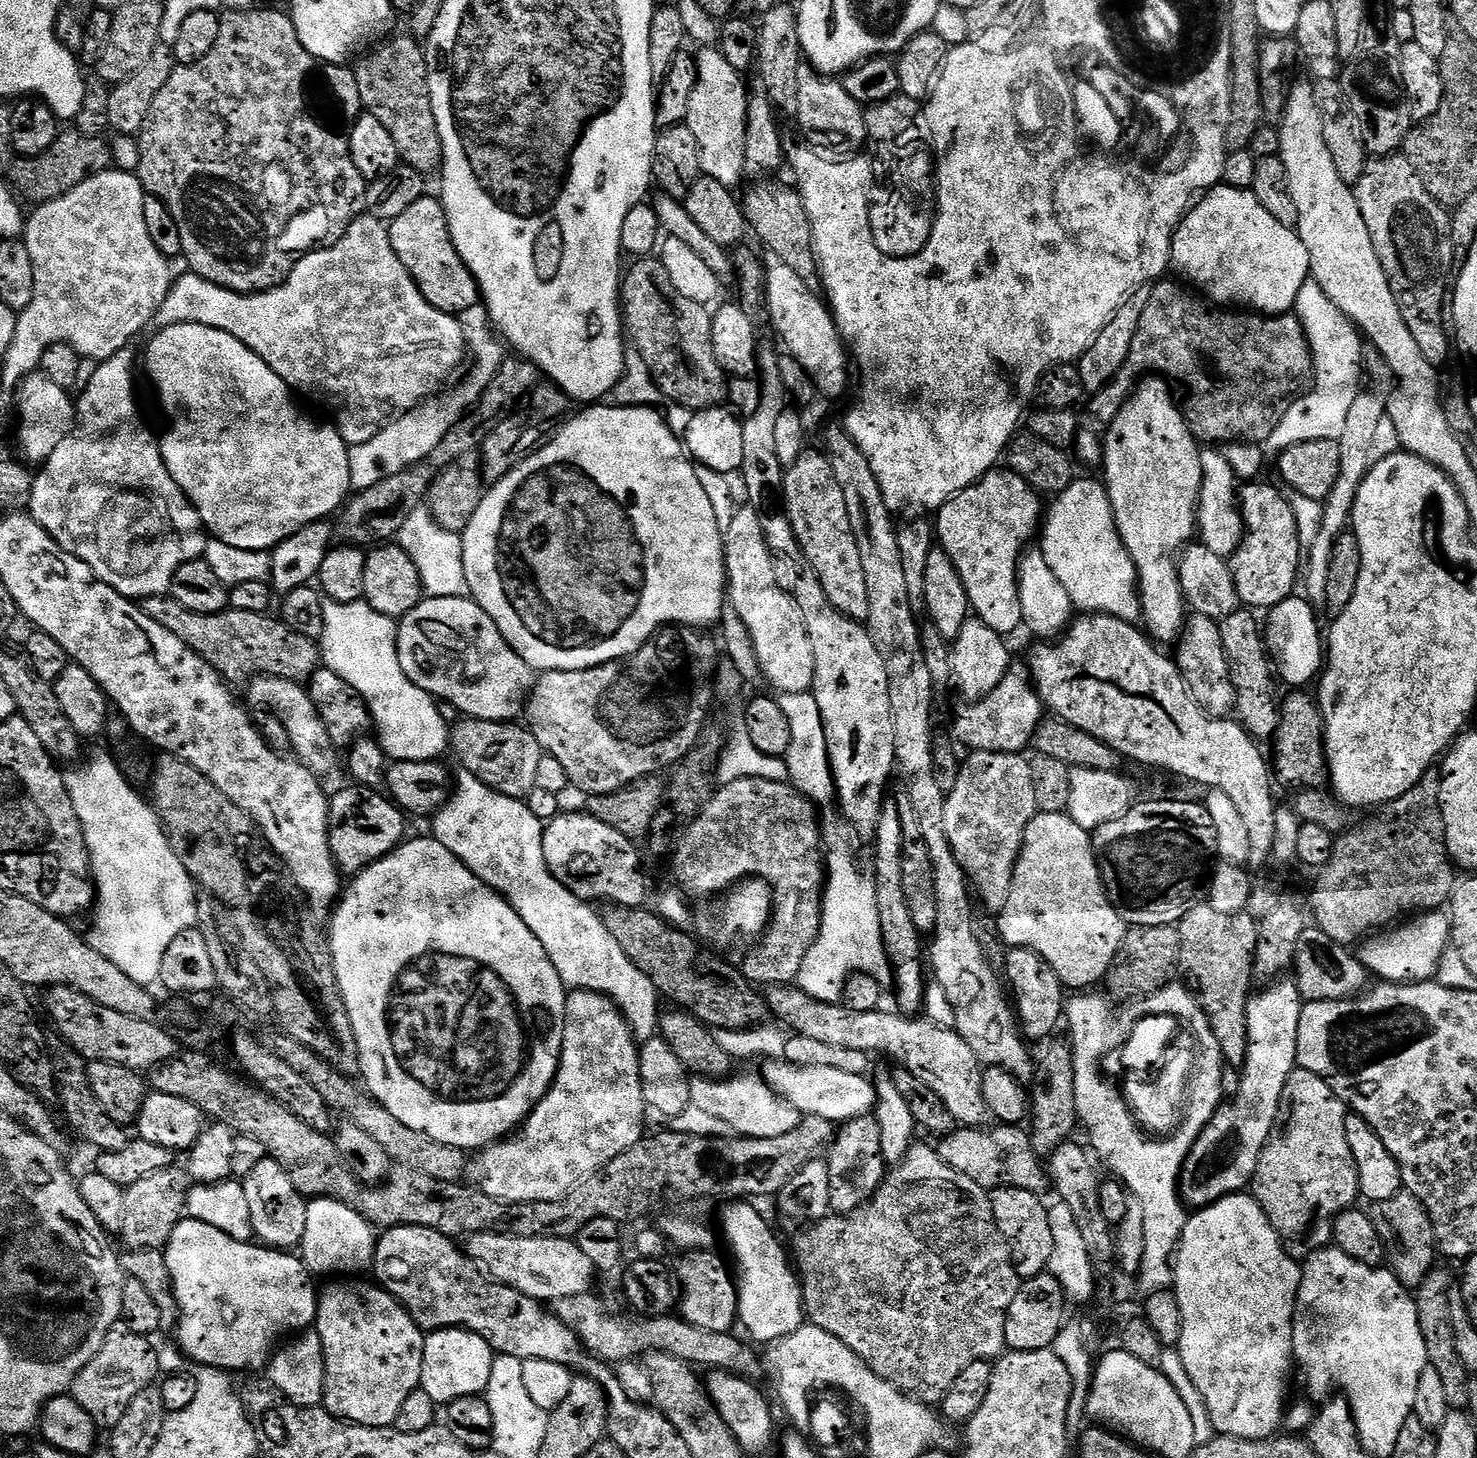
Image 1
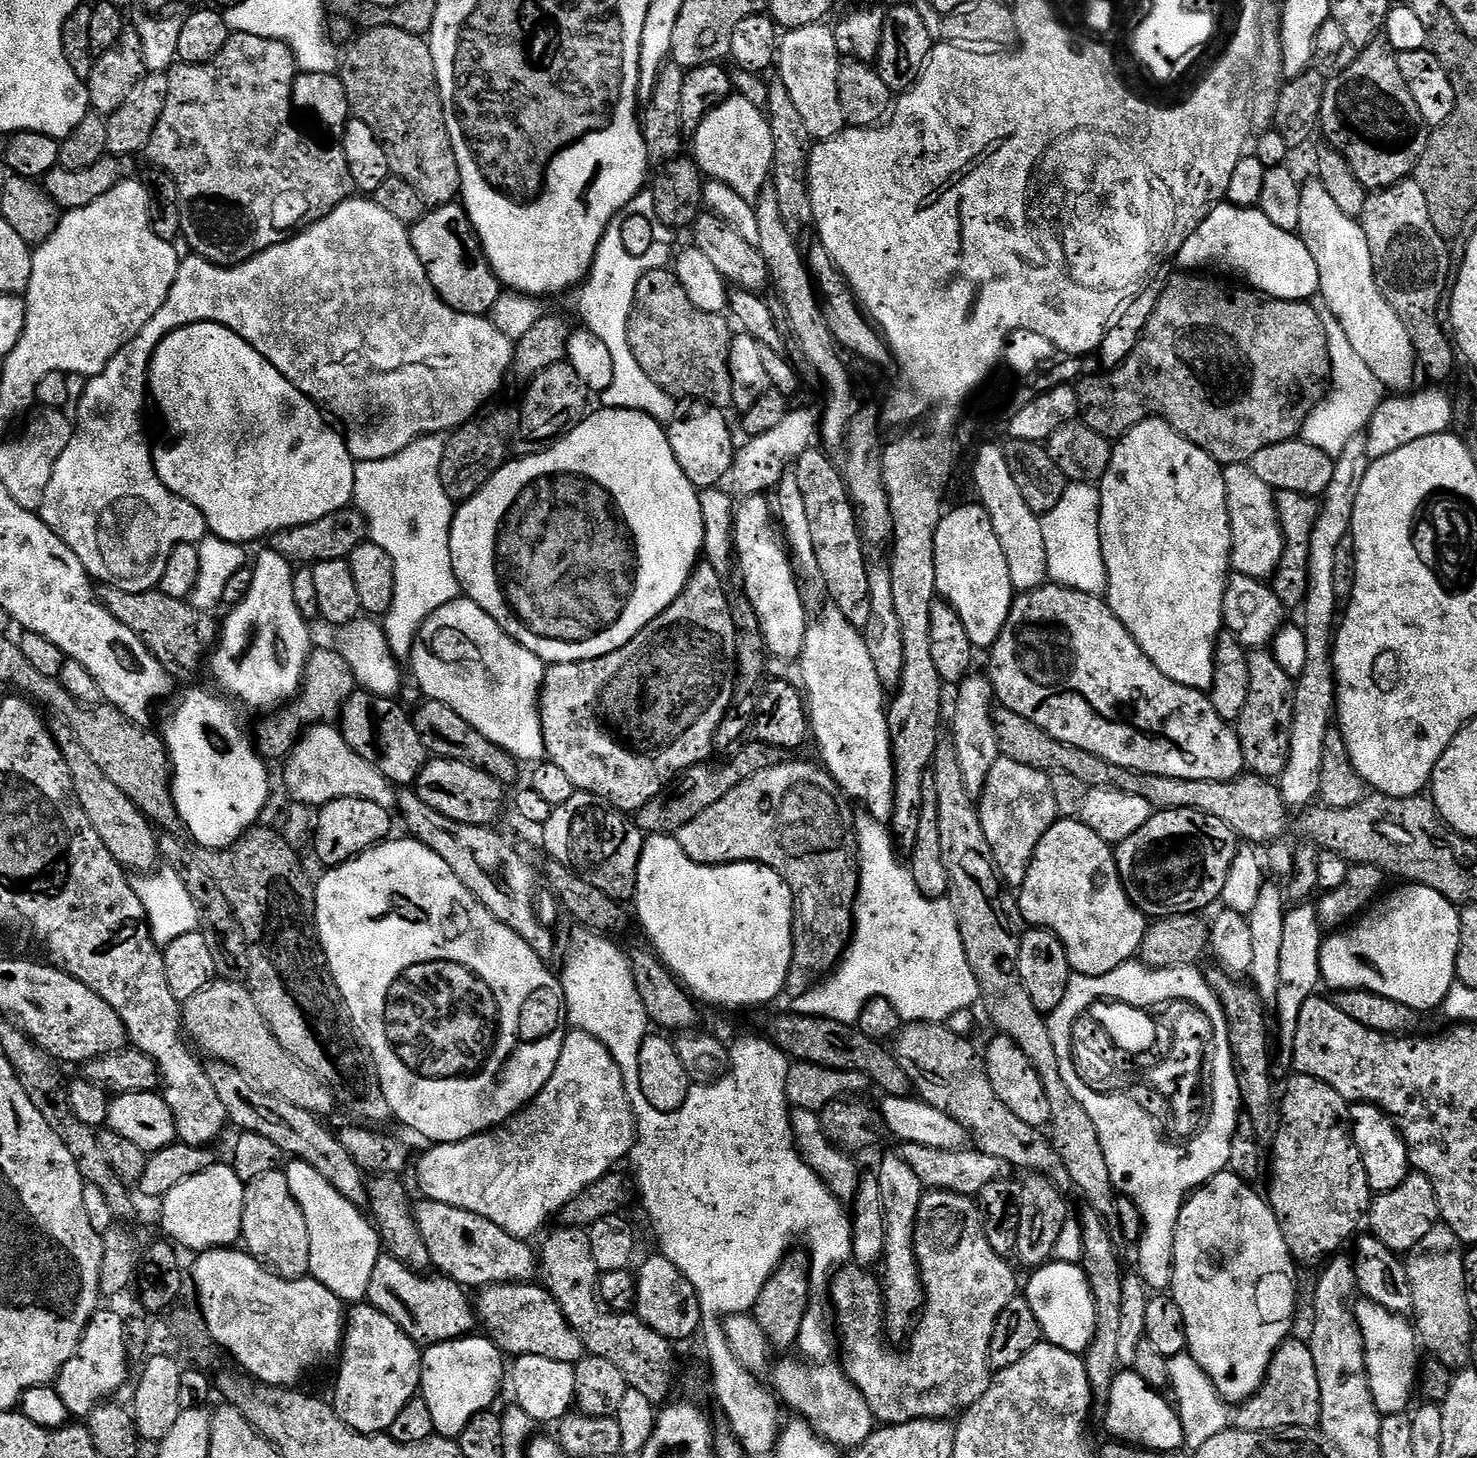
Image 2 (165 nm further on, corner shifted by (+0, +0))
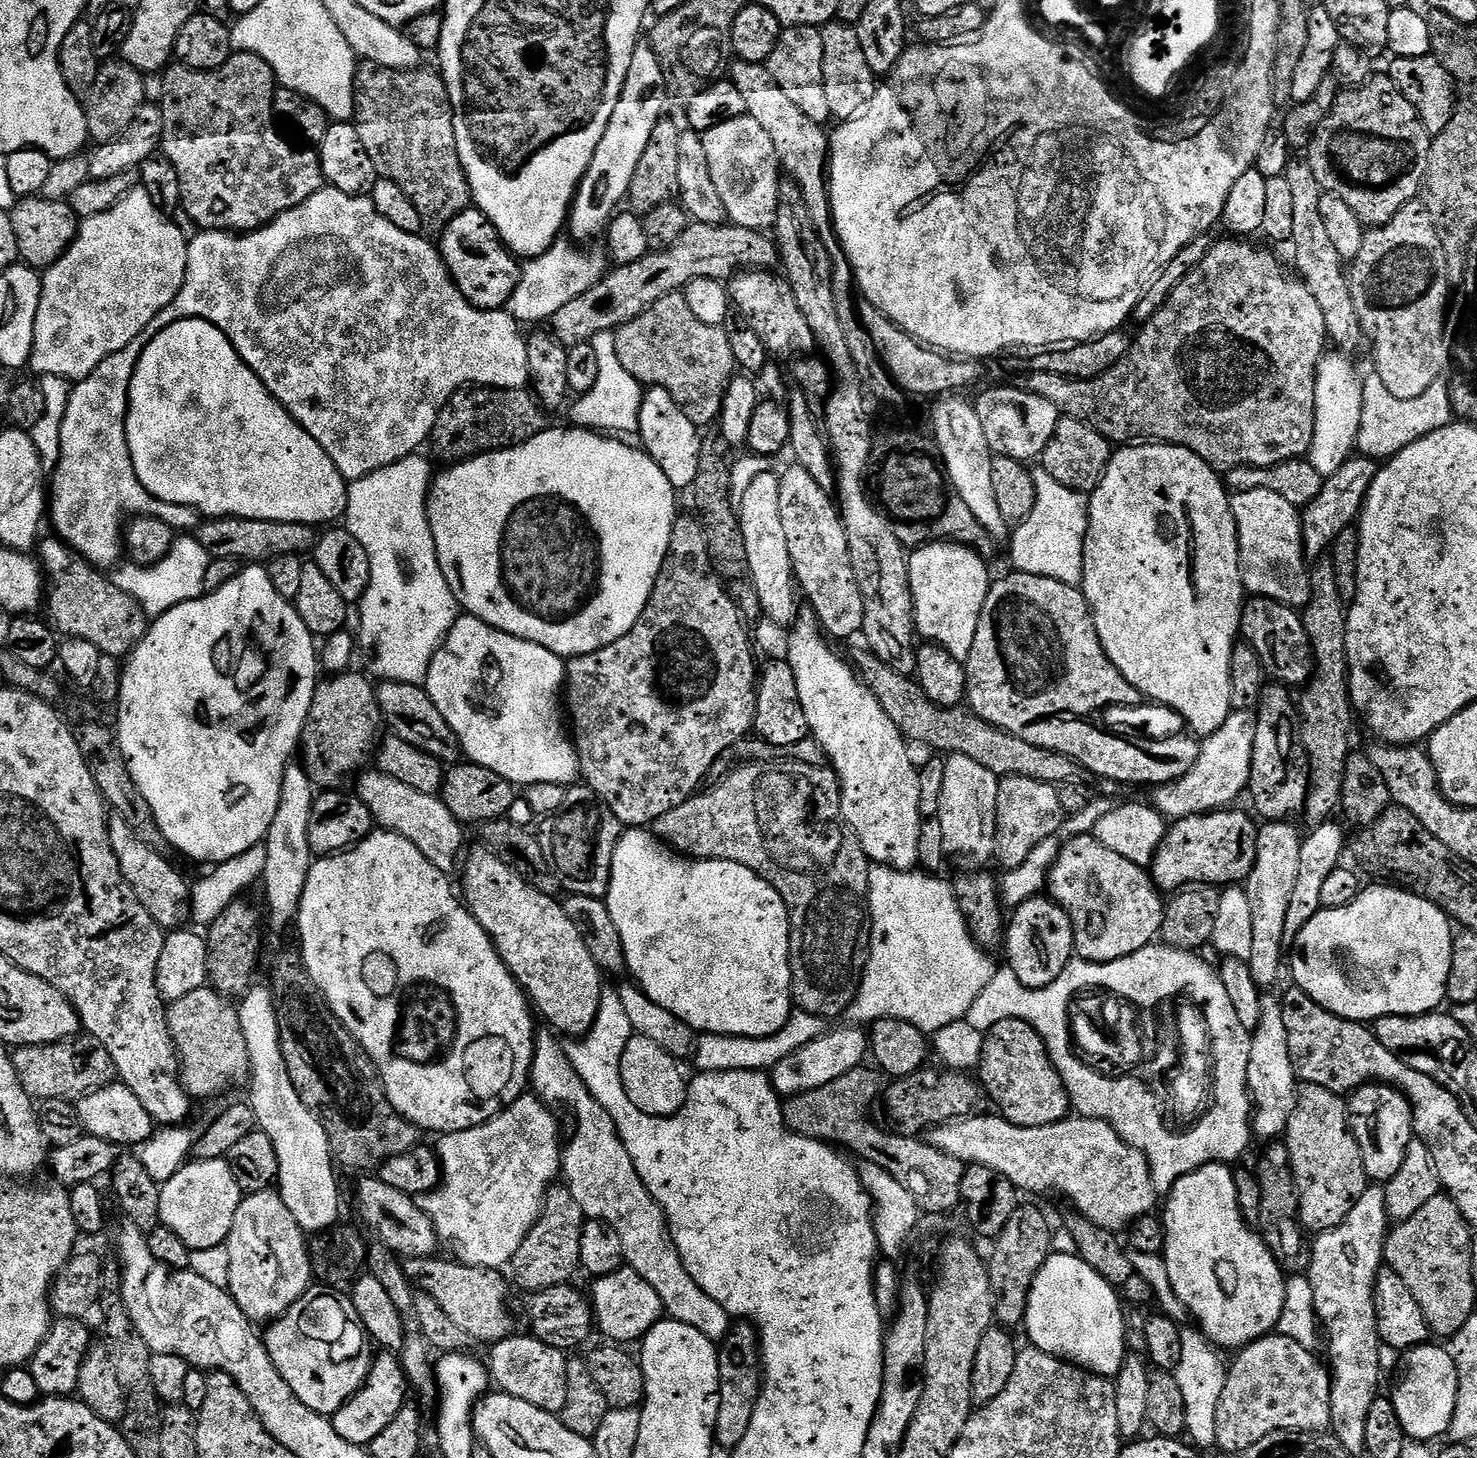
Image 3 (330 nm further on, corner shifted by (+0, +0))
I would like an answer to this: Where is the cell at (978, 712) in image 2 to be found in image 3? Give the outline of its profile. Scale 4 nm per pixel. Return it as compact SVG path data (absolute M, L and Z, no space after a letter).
M949 755L944 760L946 778L942 782L942 802L936 817L942 822L942 838L948 856L961 856L968 866L984 866L996 854L996 823L998 822L998 788L1001 777L986 766L978 766L974 758Z

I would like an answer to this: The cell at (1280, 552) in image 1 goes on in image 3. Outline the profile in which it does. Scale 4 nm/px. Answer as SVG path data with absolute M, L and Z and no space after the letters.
M1353 455L1334 474L1326 477L1322 486L1322 494L1314 498L1302 510L1300 525L1304 539L1304 555L1309 561L1316 562L1331 549L1332 543L1342 534L1342 530L1353 527L1364 506L1364 499L1368 497L1370 486L1374 482L1378 471L1377 461L1368 456Z

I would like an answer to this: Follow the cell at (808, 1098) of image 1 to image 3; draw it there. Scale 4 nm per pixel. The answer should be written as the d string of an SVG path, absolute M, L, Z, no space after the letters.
M973 1114L963 1120L951 1120L948 1124L939 1124L927 1133L927 1143L933 1144L938 1150L958 1158L964 1165L977 1164L990 1166L990 1170L998 1170L998 1174L1006 1174L1017 1190L1027 1192L1061 1192L1068 1196L1075 1211L1090 1222L1102 1226L1117 1234L1123 1233L1133 1220L1149 1215L1158 1199L1158 1193L1152 1181L1152 1171L1146 1157L1136 1148L1120 1137L1112 1125L1101 1120L1069 1118L1059 1120L1050 1126L1034 1126L1023 1128L1014 1126L1003 1116L980 1116Z

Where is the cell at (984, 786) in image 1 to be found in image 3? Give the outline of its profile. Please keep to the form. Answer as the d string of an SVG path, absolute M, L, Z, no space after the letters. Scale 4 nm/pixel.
M1006 776L998 788L998 822L996 823L996 854L1001 869L1017 868L1030 858L1032 848L1042 842L1042 838L1057 835L1066 815L1059 801L1059 787L1046 782L1034 782L1030 778Z

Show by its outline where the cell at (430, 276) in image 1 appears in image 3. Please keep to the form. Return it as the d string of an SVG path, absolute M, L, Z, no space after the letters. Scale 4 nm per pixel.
M469 206L465 212L458 214L458 218L454 218L454 222L450 222L444 227L443 232L438 236L438 251L444 259L444 265L448 267L453 282L458 286L462 295L472 303L473 308L485 308L487 312L494 312L507 305L520 281L522 264L504 245L503 238L490 222L490 218L486 218L486 214L479 208Z

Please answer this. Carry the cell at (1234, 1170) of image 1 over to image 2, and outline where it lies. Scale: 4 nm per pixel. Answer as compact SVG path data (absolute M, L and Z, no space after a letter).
M1312 902L1297 903L1295 906L1289 907L1284 913L1284 929L1282 930L1282 982L1280 989L1274 1001L1276 1007L1276 1020L1280 1023L1280 1056L1278 1052L1278 1060L1285 1064L1291 1065L1292 1047L1294 1046L1294 1034L1298 1034L1298 1017L1302 1015L1302 1006L1306 1006L1306 1002L1311 996L1317 995L1318 989L1321 987L1320 978L1320 951L1326 939L1325 929L1320 927L1320 919L1316 913L1317 905Z

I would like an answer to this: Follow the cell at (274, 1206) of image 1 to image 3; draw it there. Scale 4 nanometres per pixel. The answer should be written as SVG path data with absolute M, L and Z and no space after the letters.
M279 1191L251 1192L241 1199L226 1241L227 1248L226 1287L234 1302L238 1302L253 1322L271 1322L285 1316L313 1283L309 1241L298 1222L294 1222L294 1214L290 1214L286 1202L282 1202Z

